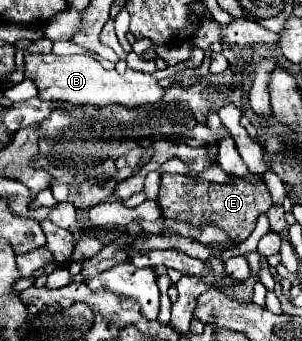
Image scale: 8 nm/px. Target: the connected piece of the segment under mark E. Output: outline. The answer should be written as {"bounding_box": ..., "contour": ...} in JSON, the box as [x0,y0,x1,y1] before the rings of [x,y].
{"bounding_box":[158,173,272,243],"contour":[[[164,173],[158,193],[158,205],[166,219],[180,219],[190,225],[212,223],[224,229],[224,233],[228,233],[232,241],[242,243],[254,231],[260,213],[264,213],[272,205],[272,199],[268,187],[262,181],[250,183],[248,179],[232,177],[226,183],[206,183],[200,179],[192,181],[192,177],[186,175]]]}

